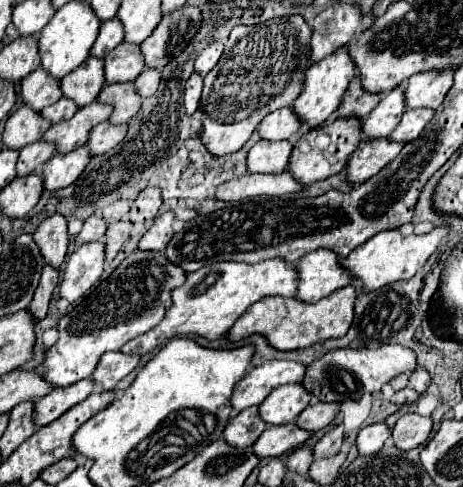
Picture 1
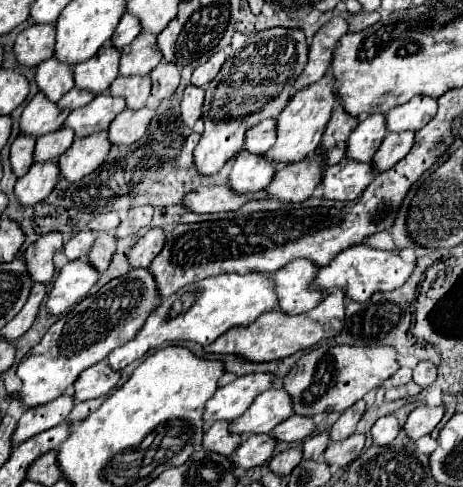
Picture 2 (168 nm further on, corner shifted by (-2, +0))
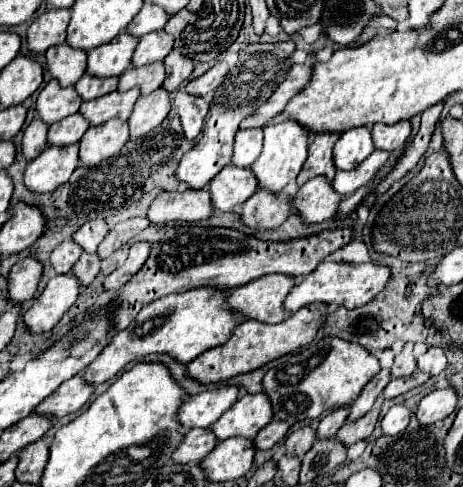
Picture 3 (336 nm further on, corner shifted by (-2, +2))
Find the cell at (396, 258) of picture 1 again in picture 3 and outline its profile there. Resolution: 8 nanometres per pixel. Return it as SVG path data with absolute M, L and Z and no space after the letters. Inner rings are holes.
M323 261L313 273L301 277L293 291L285 299L287 313L295 313L297 309L309 303L337 303L347 309L361 307L369 303L377 293L381 293L391 277L391 269L387 265L377 265L373 261L367 263L343 263L343 261Z

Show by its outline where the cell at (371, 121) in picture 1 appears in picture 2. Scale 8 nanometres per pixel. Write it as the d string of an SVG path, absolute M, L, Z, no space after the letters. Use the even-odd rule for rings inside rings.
M369 115L349 135L345 155L357 163L369 163L379 149L383 137L383 115Z

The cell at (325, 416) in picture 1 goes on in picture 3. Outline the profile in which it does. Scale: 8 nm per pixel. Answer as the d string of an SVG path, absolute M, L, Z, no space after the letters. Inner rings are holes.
M271 421L269 425L265 425L259 435L253 439L255 441L255 447L257 449L271 449L273 445L277 445L289 431L289 425L287 421Z

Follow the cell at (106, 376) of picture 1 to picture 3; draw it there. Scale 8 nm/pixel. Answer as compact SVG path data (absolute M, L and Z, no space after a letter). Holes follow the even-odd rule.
M75 375L69 381L61 383L59 389L53 391L35 411L51 415L53 419L59 419L67 413L81 409L93 391L95 391L95 387L87 381L83 381L83 375Z

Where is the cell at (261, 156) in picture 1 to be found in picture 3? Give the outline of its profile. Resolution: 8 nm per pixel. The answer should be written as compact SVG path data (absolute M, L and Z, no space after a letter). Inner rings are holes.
M231 163L221 169L221 173L211 181L211 201L217 211L233 211L235 205L245 203L251 193L255 193L255 177L251 177L251 169L235 169Z

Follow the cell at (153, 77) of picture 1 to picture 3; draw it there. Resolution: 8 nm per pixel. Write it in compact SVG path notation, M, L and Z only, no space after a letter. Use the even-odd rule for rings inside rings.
M171 51L165 57L165 69L167 69L167 77L163 81L163 87L171 93L175 91L193 71L193 61L189 57L183 57L179 51Z

